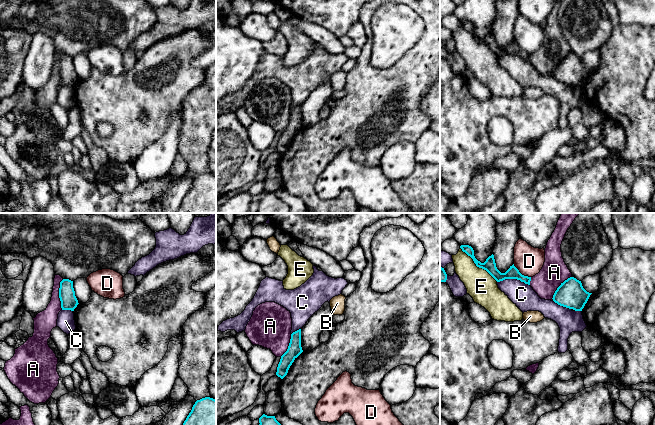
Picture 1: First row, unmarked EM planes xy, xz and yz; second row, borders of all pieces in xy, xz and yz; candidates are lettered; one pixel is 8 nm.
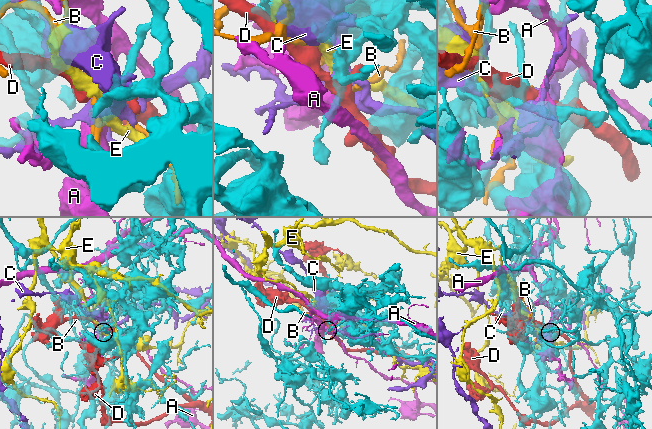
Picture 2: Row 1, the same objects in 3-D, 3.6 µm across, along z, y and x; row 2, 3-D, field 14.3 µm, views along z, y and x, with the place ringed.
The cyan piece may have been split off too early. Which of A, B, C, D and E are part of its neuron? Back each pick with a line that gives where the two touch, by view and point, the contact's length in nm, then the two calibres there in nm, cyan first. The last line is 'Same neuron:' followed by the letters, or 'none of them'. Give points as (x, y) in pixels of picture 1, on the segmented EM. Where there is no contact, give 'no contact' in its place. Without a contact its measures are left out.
Same neuron: none of them

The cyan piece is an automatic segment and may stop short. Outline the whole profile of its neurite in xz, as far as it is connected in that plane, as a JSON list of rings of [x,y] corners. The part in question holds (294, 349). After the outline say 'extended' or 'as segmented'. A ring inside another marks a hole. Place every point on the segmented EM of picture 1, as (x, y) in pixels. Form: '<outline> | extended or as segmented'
[[[301,329],[291,334],[290,343],[287,351],[281,356],[277,367],[276,375],[283,379],[294,362],[294,360],[303,352],[301,347]]] | as segmented

